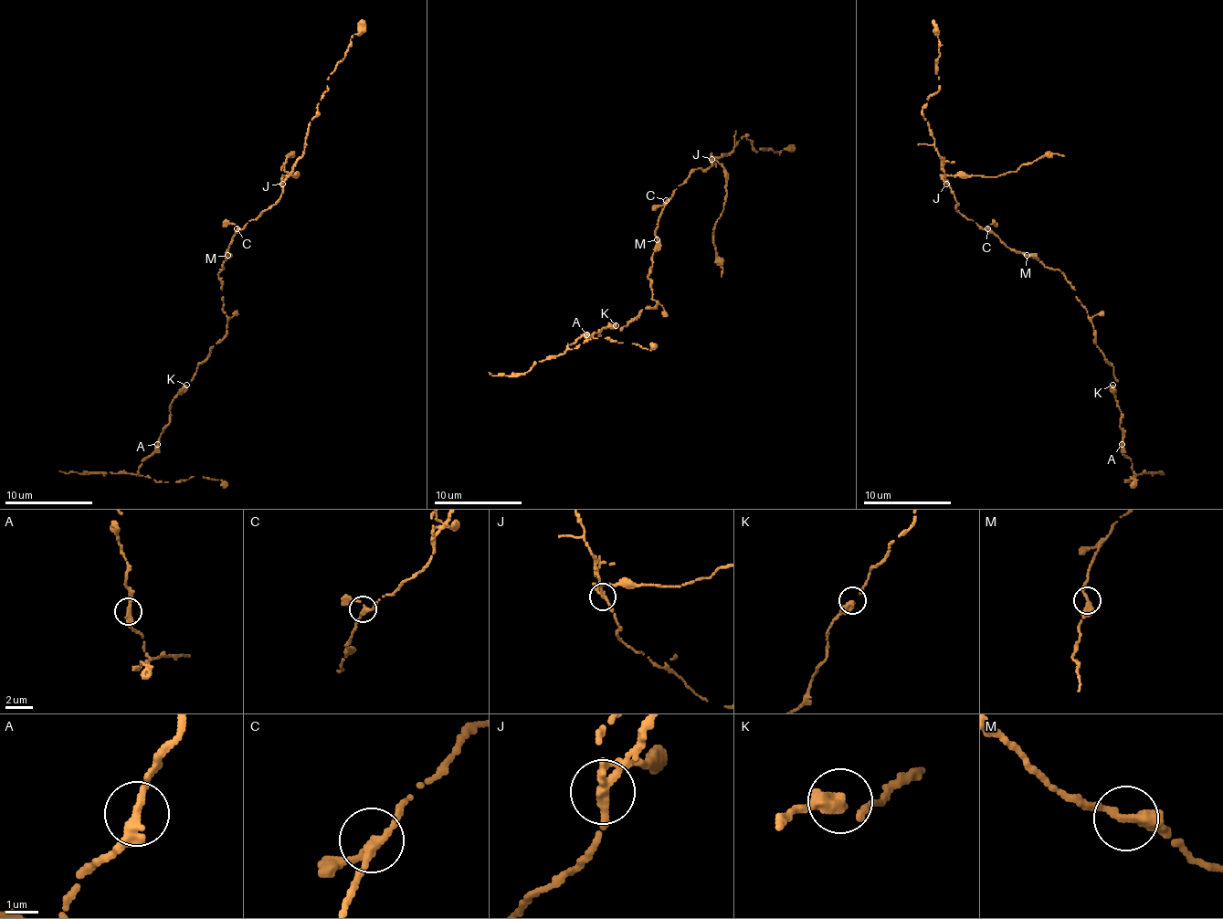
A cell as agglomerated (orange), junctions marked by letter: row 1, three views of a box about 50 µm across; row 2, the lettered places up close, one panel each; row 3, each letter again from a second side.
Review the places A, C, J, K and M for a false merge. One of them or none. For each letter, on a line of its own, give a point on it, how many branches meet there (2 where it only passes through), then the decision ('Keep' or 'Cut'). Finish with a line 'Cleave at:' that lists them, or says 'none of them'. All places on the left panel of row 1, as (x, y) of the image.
A: Place: (157, 444). Branches: 2. Keep
C: Place: (237, 228). Branches: 3. Keep
J: Place: (282, 184). Branches: 3. Cut
K: Place: (186, 385). Branches: 2. Keep
M: Place: (227, 255). Branches: 2. Keep
Cleave at: J

